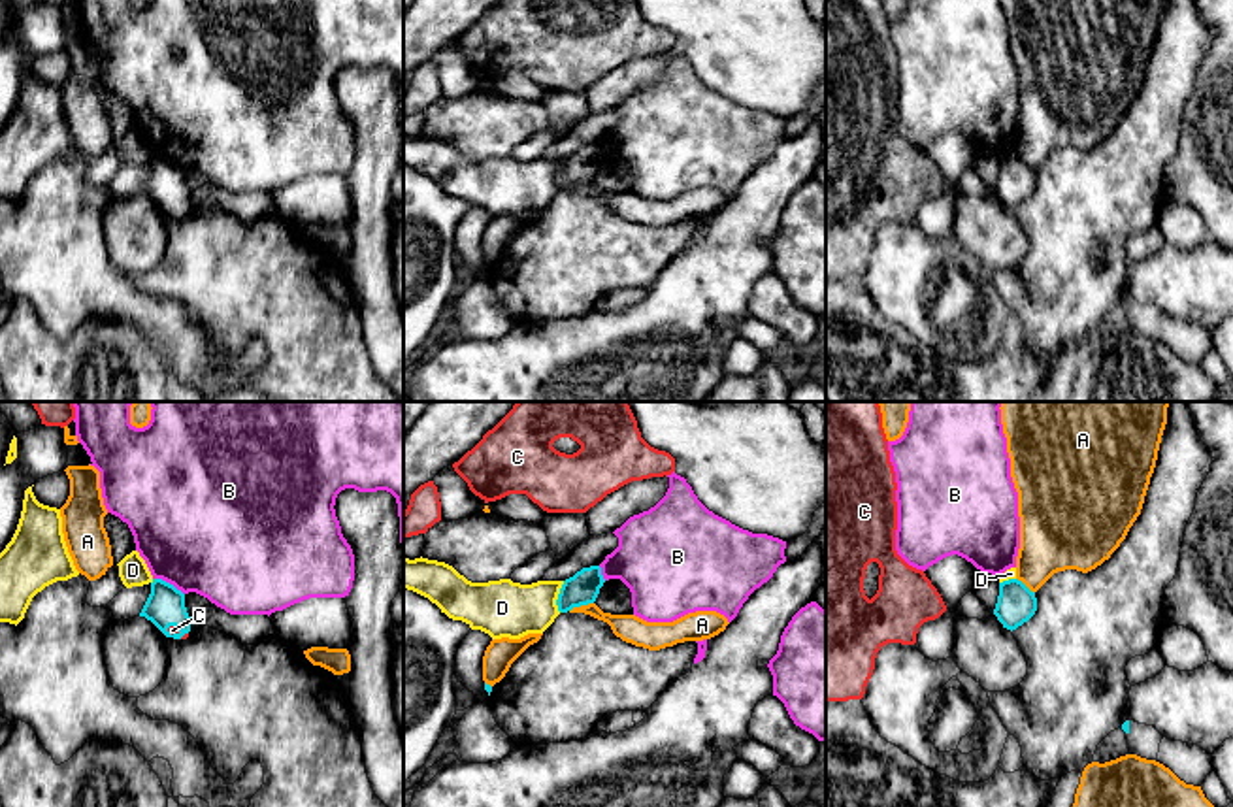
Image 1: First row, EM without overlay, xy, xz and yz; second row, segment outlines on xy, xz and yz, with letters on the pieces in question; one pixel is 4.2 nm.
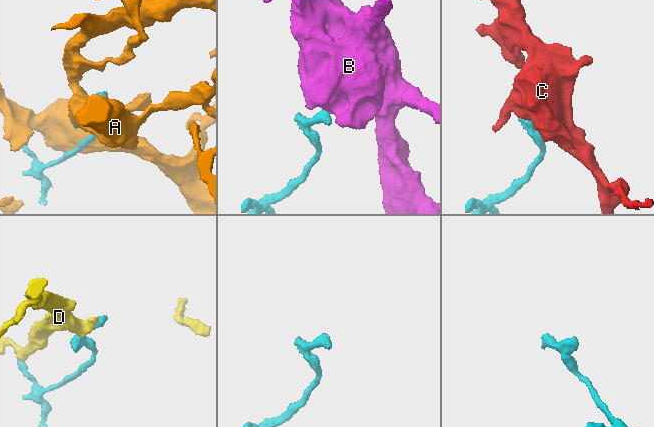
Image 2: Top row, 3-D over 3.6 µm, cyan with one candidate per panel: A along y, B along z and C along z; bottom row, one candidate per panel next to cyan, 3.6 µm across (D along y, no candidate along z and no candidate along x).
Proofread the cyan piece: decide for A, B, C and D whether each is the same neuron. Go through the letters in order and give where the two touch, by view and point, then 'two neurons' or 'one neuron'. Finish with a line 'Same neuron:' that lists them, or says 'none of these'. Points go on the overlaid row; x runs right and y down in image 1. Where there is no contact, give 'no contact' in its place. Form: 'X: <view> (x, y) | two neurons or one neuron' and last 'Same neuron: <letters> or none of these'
A: xz (581, 604) | two neurons
B: xy (168, 583) | two neurons
C: xy (174, 625) | one neuron
D: xz (558, 596) | two neurons
Same neuron: C

